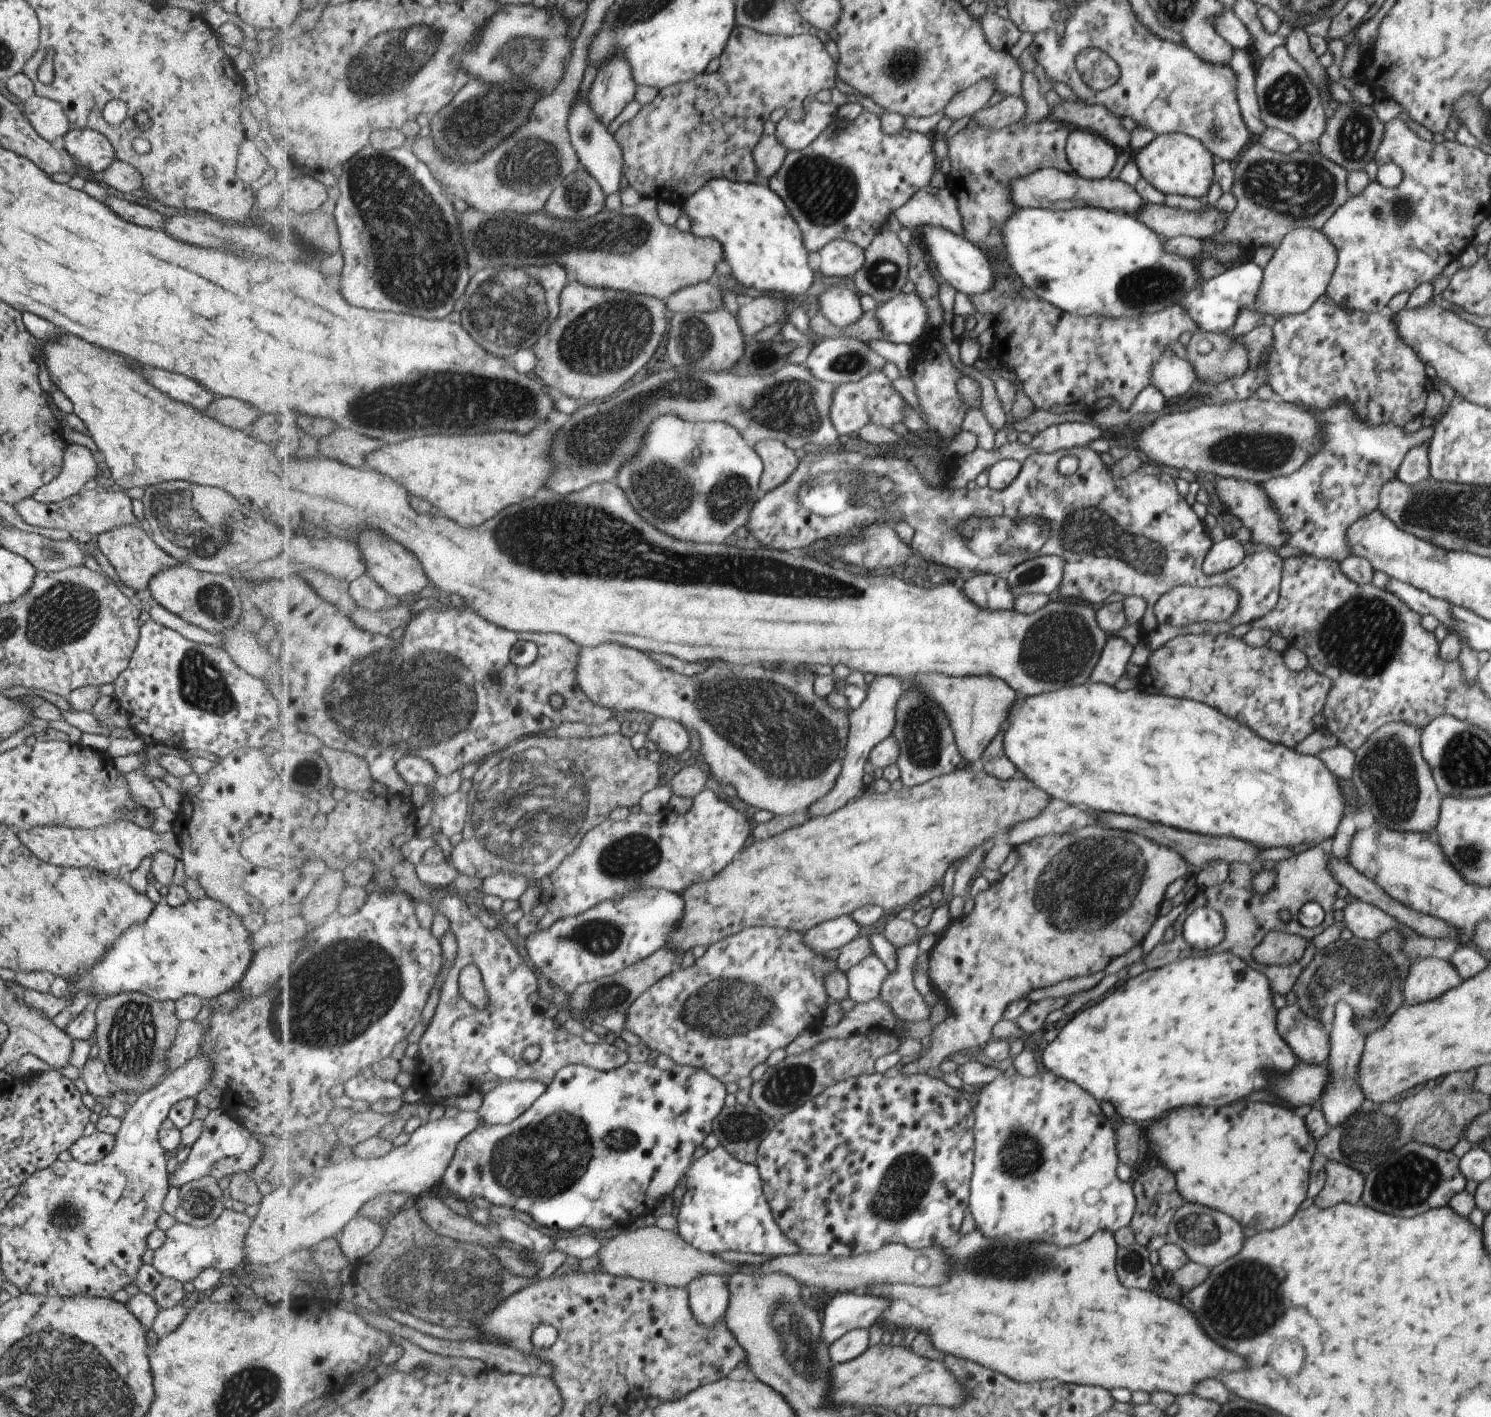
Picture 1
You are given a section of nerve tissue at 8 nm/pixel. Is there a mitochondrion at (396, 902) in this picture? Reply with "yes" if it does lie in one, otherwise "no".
no

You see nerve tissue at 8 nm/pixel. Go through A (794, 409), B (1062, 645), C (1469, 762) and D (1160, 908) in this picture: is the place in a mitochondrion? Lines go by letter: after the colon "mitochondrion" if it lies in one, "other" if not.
A: mitochondrion
B: mitochondrion
C: mitochondrion
D: other

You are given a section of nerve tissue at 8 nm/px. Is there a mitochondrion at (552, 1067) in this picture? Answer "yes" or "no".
no

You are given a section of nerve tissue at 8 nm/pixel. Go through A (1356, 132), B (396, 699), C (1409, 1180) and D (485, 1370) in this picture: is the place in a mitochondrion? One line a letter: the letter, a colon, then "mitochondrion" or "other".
A: mitochondrion
B: mitochondrion
C: mitochondrion
D: other

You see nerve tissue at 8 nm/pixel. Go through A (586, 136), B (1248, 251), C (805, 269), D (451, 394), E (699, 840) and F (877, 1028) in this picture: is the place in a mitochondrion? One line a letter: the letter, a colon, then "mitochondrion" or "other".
A: mitochondrion
B: other
C: other
D: mitochondrion
E: other
F: other

